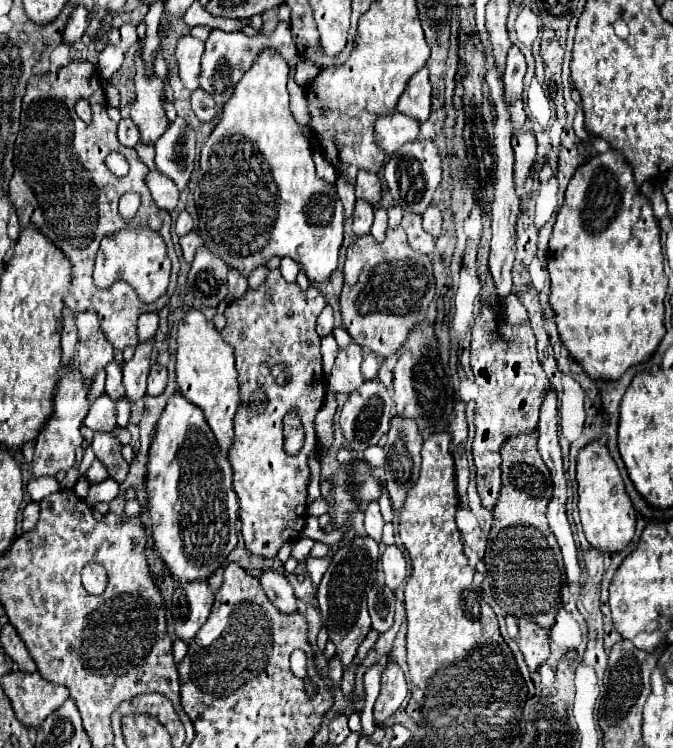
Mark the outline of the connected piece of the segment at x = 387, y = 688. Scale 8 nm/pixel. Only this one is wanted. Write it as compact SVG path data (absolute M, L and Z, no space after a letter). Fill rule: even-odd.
M387 660L381 678L381 694L375 702L375 726L383 726L383 722L401 708L405 696L407 696L407 682L403 670L395 662Z

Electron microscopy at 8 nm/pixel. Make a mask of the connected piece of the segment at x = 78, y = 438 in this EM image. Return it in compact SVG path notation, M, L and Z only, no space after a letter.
M67 370L65 376L59 382L57 394L53 398L53 414L51 418L45 422L43 430L37 436L37 444L35 444L35 458L33 458L33 476L55 476L59 470L69 470L75 462L75 450L81 446L83 436L79 432L79 424L83 422L87 410L89 410L89 402L87 402L87 392L91 386L85 386L85 382L81 382L81 378L77 378L75 370Z

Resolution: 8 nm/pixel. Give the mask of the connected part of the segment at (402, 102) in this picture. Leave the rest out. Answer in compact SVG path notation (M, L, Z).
M427 68L419 70L411 76L405 92L399 98L397 110L405 116L411 116L419 122L425 122L429 118L431 110L431 86L429 86L429 74Z

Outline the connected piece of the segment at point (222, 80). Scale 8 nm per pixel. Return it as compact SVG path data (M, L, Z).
M279 24L277 32L269 38L269 36L247 36L243 32L223 32L223 30L211 30L207 42L205 42L205 54L201 60L201 88L213 96L213 100L217 102L217 106L223 106L227 102L227 98L233 94L233 88L237 86L237 82L241 80L241 76L251 68L251 64L255 62L255 58L261 54L261 50L265 50L267 46L273 46L275 50L285 50L287 48L287 62L291 66L297 64L297 48L291 40L291 30L289 24Z

